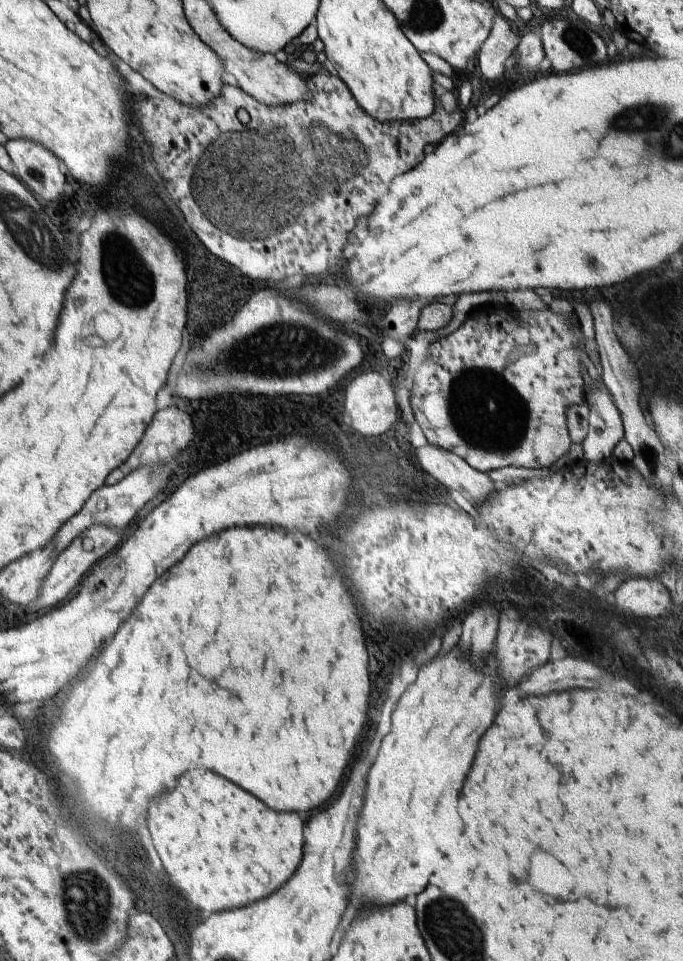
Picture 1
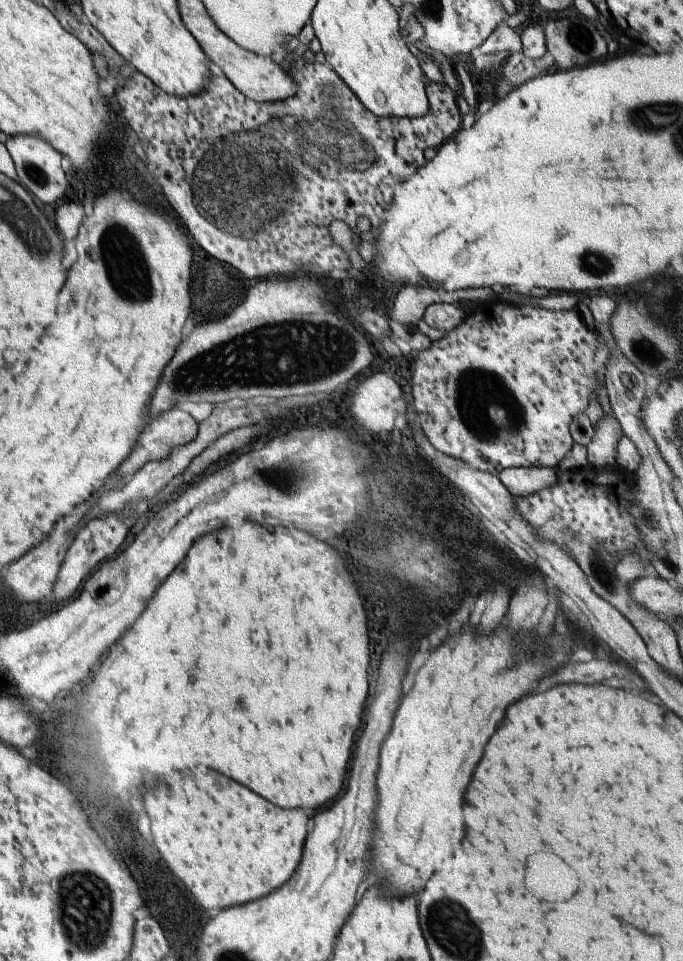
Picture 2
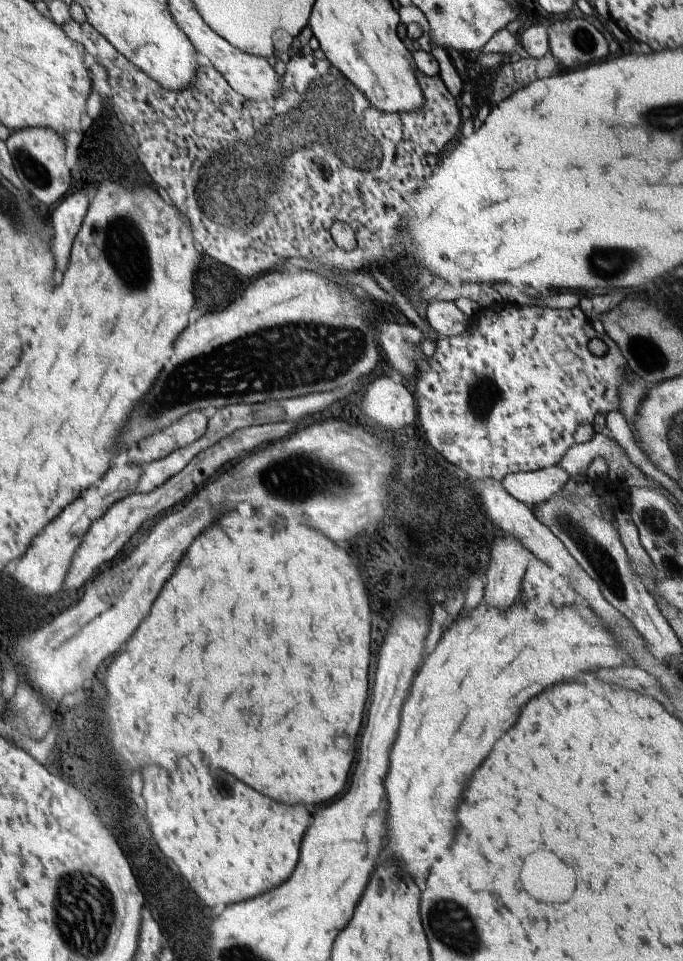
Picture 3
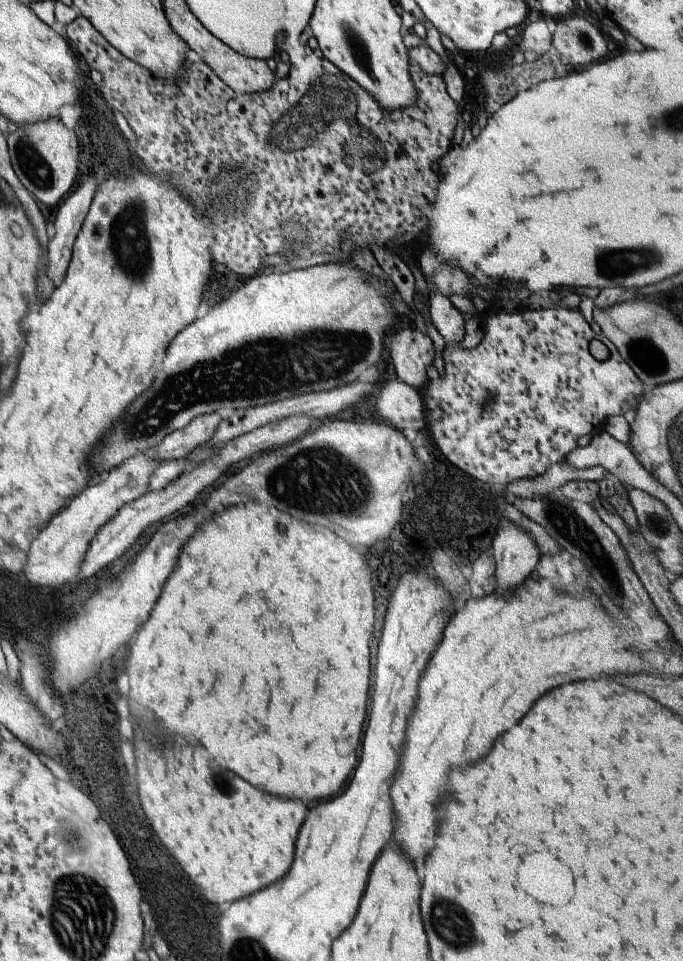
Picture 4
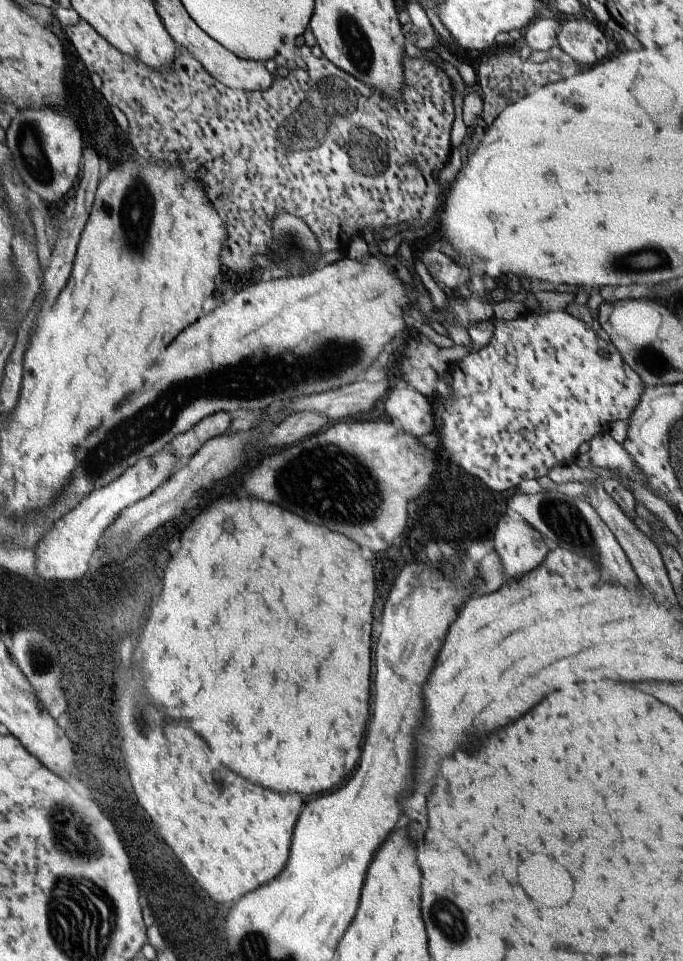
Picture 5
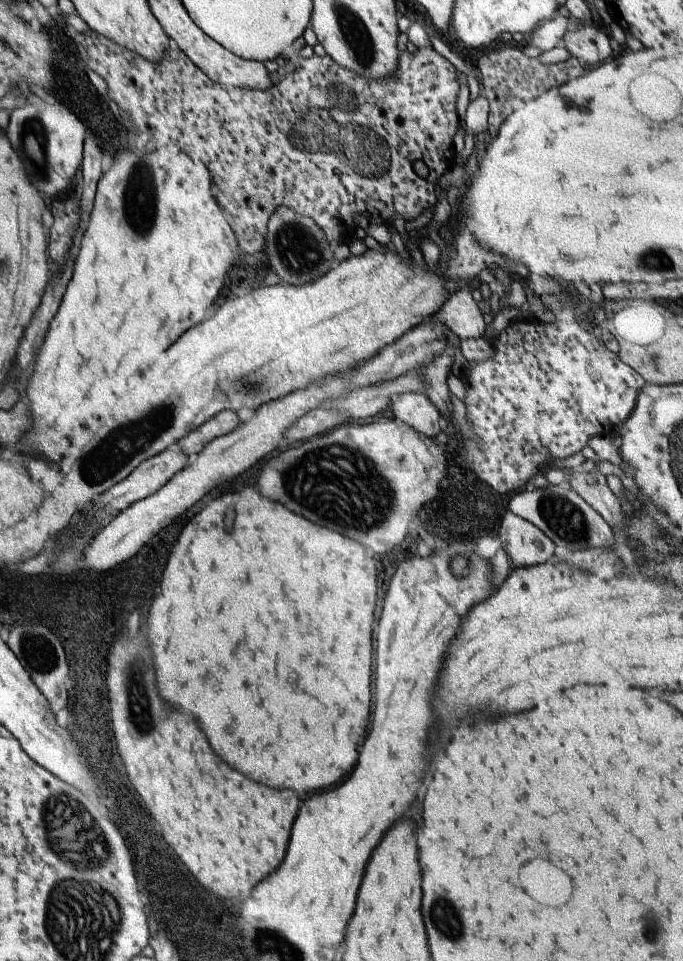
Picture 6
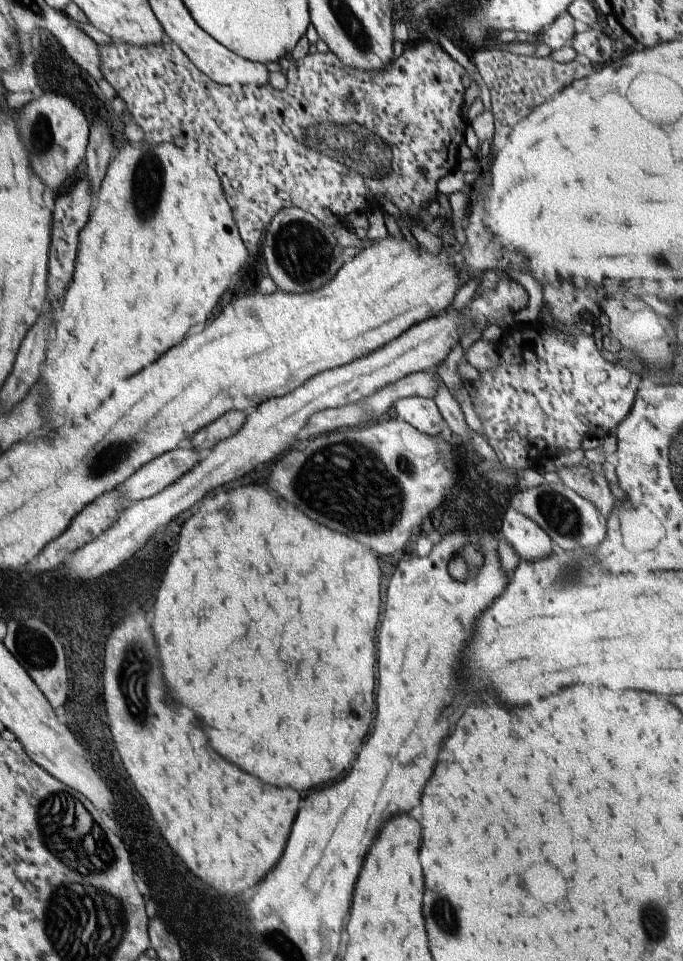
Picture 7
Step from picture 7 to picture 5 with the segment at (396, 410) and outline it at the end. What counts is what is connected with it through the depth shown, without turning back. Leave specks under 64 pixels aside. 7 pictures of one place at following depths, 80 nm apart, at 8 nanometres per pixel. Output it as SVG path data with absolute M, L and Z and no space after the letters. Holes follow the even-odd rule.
M391 388L380 406L380 412L407 433L424 436L436 433L431 403L415 388Z

